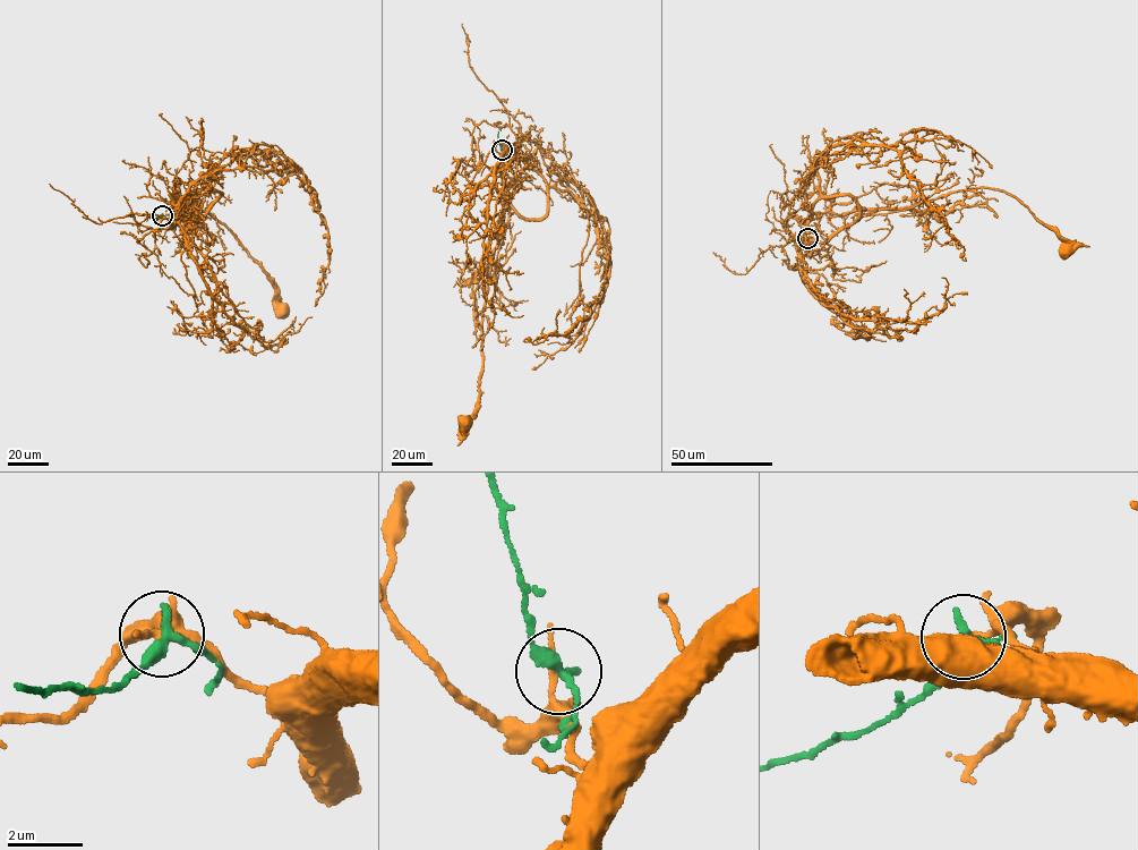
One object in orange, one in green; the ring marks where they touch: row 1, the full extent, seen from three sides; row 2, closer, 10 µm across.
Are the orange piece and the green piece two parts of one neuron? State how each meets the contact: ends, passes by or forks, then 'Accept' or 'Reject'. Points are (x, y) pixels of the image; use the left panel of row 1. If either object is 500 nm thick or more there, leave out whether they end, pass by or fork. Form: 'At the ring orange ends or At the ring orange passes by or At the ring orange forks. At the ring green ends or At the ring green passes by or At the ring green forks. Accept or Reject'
At the ring orange ends. At the ring green passes by. Reject

